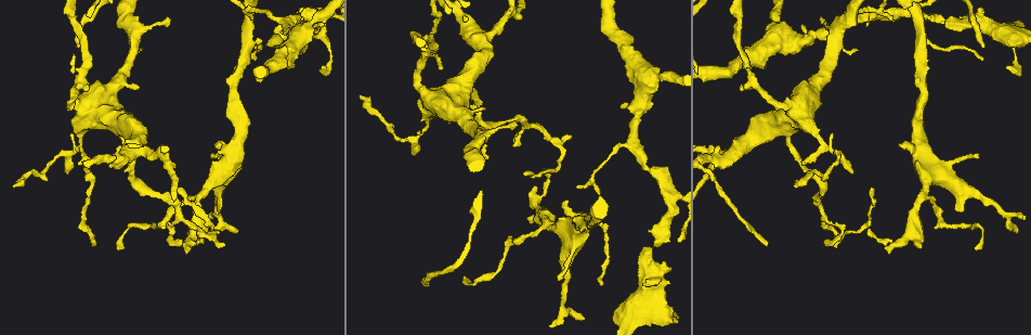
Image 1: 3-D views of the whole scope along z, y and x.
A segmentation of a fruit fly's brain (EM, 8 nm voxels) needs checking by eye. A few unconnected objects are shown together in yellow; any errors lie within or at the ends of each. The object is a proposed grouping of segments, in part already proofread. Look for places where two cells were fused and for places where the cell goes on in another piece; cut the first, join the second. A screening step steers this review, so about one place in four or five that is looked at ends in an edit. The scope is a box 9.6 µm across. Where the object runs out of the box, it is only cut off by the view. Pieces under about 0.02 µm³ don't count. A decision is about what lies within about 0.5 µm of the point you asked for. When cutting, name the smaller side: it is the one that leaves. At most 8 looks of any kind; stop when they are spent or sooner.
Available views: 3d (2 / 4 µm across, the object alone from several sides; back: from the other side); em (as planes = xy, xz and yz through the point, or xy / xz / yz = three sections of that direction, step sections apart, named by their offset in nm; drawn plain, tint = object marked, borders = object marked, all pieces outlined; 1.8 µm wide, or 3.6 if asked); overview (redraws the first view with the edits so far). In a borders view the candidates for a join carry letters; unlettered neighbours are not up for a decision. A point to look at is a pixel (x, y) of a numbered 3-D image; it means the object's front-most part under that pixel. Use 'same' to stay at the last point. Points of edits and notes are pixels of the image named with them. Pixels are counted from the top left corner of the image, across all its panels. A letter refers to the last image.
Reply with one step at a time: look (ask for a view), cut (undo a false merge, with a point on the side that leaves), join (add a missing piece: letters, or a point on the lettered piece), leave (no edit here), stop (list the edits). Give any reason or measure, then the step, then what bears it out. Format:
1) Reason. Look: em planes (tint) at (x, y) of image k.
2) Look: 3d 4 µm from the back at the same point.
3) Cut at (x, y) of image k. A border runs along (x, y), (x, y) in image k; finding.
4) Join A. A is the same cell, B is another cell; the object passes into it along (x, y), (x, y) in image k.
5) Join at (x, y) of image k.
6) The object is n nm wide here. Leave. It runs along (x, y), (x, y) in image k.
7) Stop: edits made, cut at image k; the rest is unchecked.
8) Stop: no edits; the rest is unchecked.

Thick turns thin. Look: em xy step 8 (tint) at (195, 232) of image 1.

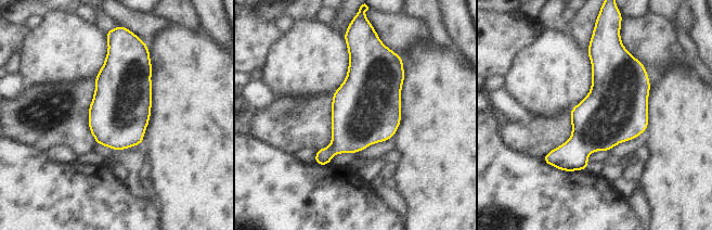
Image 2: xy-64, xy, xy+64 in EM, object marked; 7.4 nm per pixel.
What lies round it. Look: em xy step 8 (borders) at the same point.

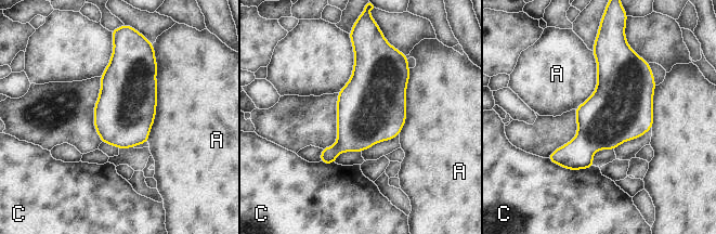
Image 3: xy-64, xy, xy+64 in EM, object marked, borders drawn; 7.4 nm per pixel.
The object is 460 nm wide here. Leave. A and C are other cells; a border runs along (154, 49), (156, 114), (147, 142) in image 3; continuous, no second cell.

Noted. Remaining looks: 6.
Look: em planes (borders) at (77, 44) of image 1.

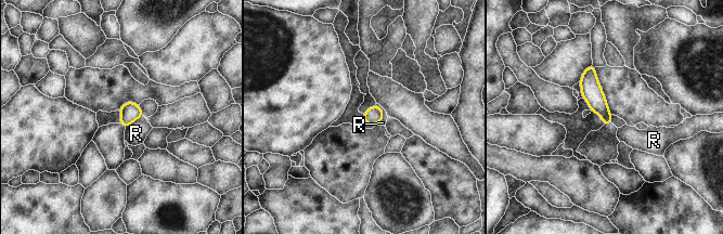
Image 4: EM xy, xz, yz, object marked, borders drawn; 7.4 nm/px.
Leave. R is another cell; a border runs along (377, 104), (384, 117), (376, 125) in image 4; no lettered piece goes on from it.

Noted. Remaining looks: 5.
An open end. Look: em 3.6 µm planes (borders) at (236, 229) of image 1.

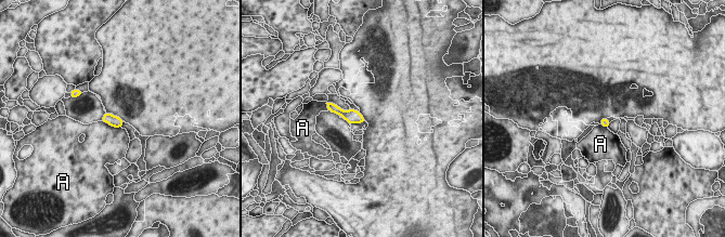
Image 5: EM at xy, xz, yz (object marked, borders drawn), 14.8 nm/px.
The longest contact is with A, 360 nm. Leave. A is another cell; a border runs along (328, 102), (342, 109), (350, 109) in image 5; none of them fits.

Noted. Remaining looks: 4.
Stop: no edits; the rest is unchecked.

